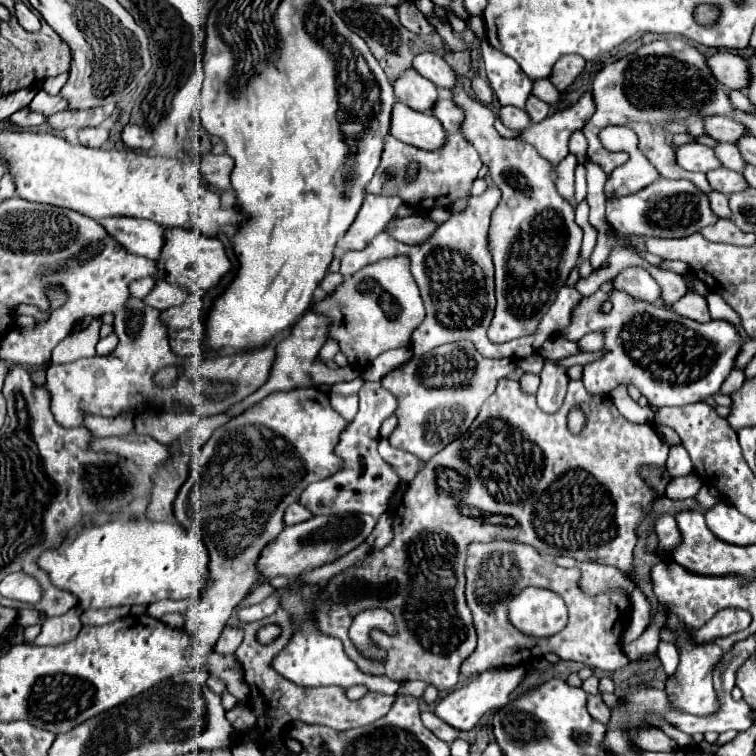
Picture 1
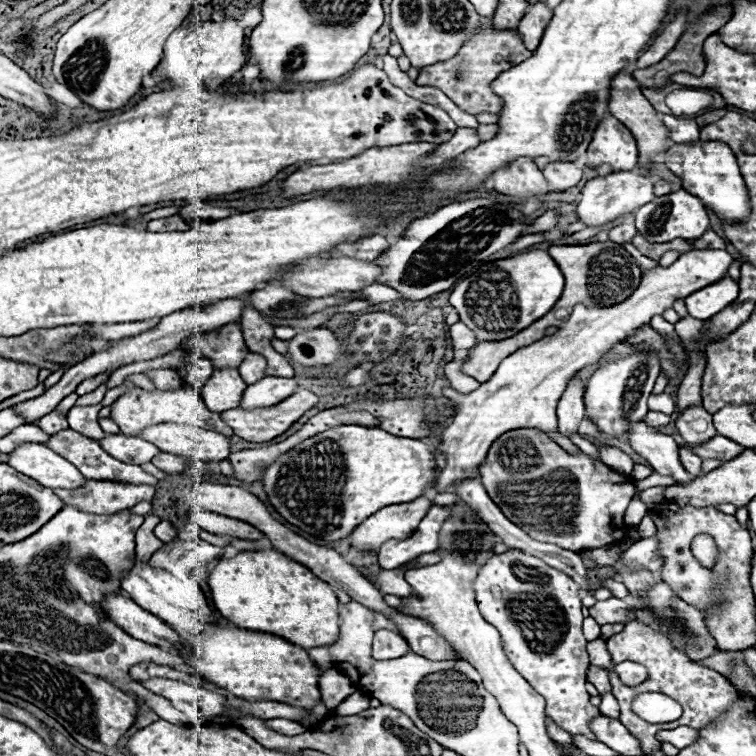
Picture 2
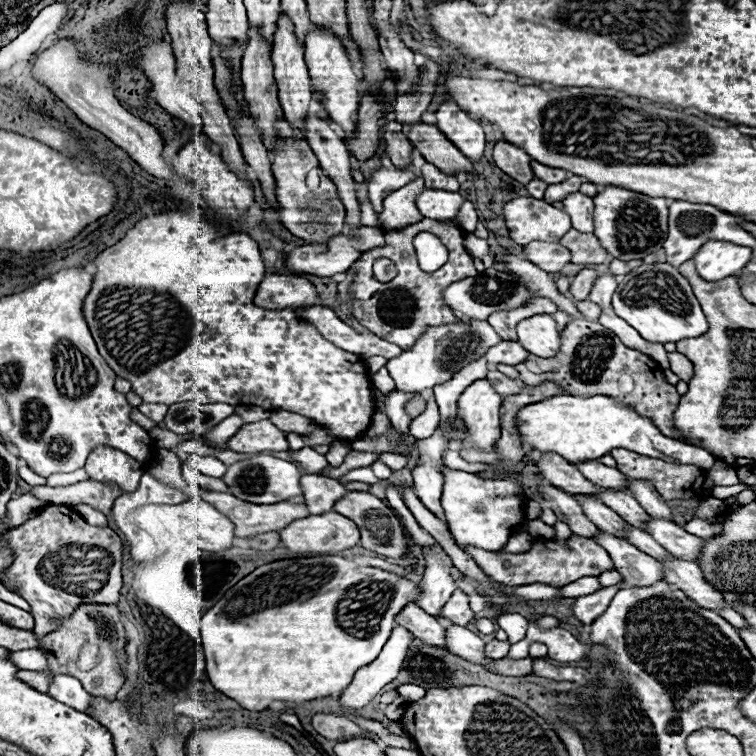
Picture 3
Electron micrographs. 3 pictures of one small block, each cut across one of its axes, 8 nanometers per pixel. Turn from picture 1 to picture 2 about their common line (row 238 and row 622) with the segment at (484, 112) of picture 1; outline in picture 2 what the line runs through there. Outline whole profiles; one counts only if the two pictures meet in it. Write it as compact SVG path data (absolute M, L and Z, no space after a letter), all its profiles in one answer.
M508 550L504 554L494 554L482 564L474 580L474 590L480 614L484 616L484 620L496 626L502 636L502 646L506 650L508 660L528 680L528 684L532 684L532 688L544 696L546 716L554 720L556 726L560 726L570 734L582 734L588 736L590 740L596 740L596 736L592 736L588 728L588 722L600 716L600 710L590 704L590 694L584 688L590 660L586 652L586 640L582 636L584 616L580 616L582 610L582 602L578 596L580 586L570 576L544 564L536 556L524 554L520 550Z

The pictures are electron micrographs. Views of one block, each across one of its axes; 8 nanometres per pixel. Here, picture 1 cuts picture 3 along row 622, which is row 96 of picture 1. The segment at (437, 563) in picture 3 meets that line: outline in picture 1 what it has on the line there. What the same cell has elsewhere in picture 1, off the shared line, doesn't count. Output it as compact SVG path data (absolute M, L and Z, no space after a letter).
M444 94L436 102L434 116L440 120L440 124L444 126L446 132L460 132L460 124L464 122L464 110L448 94Z

